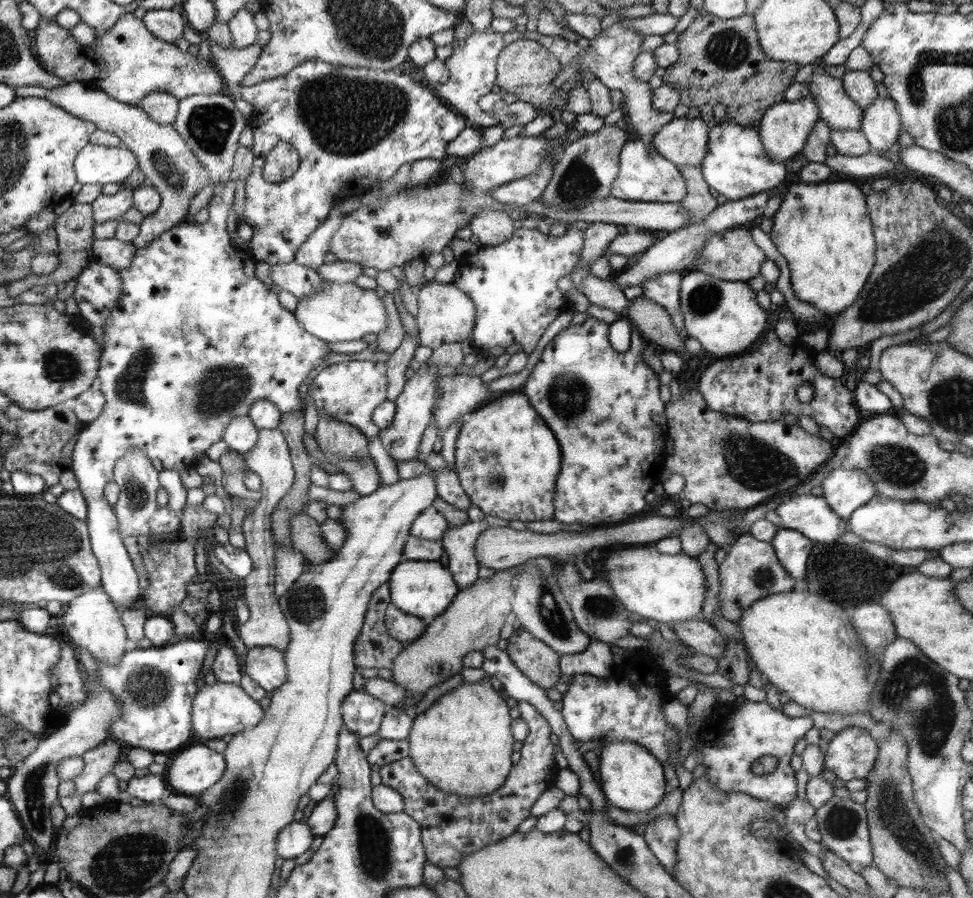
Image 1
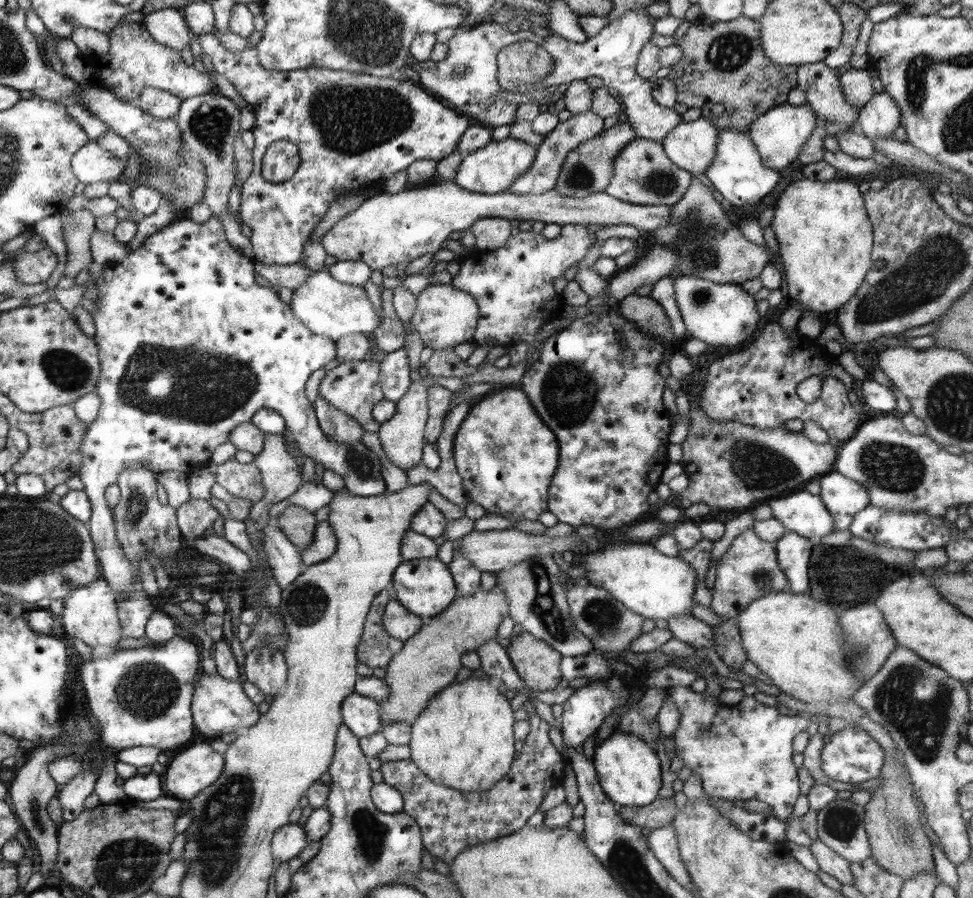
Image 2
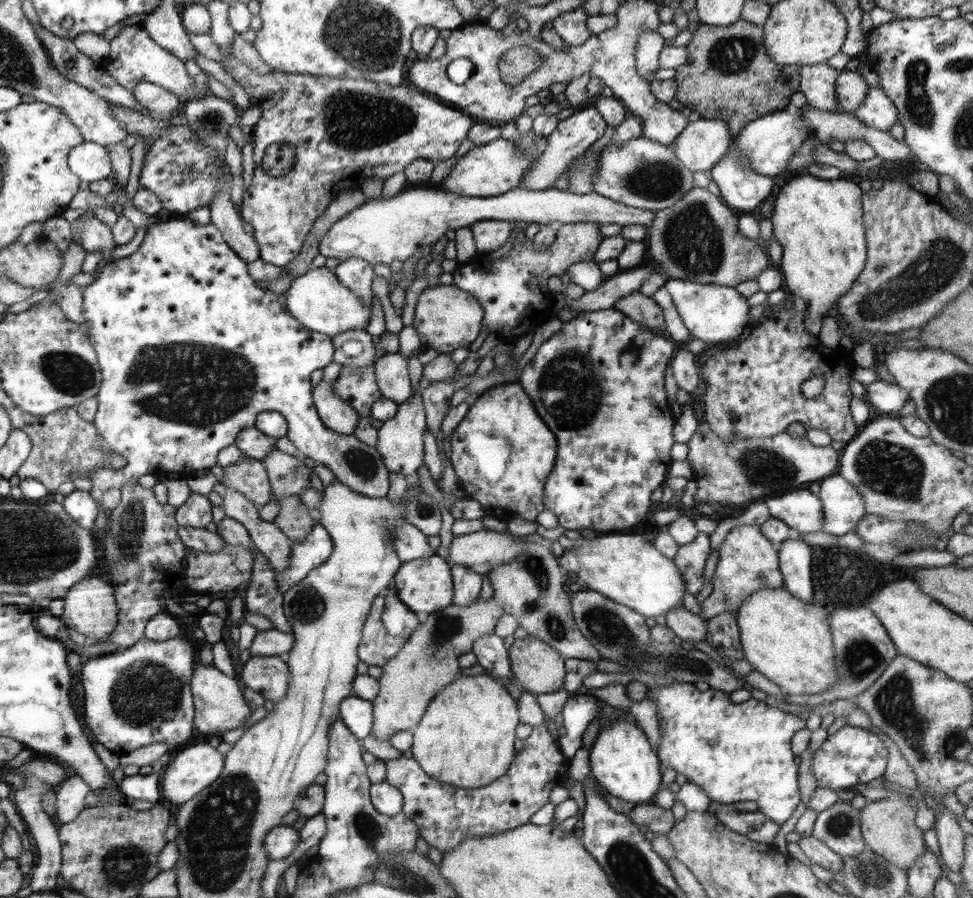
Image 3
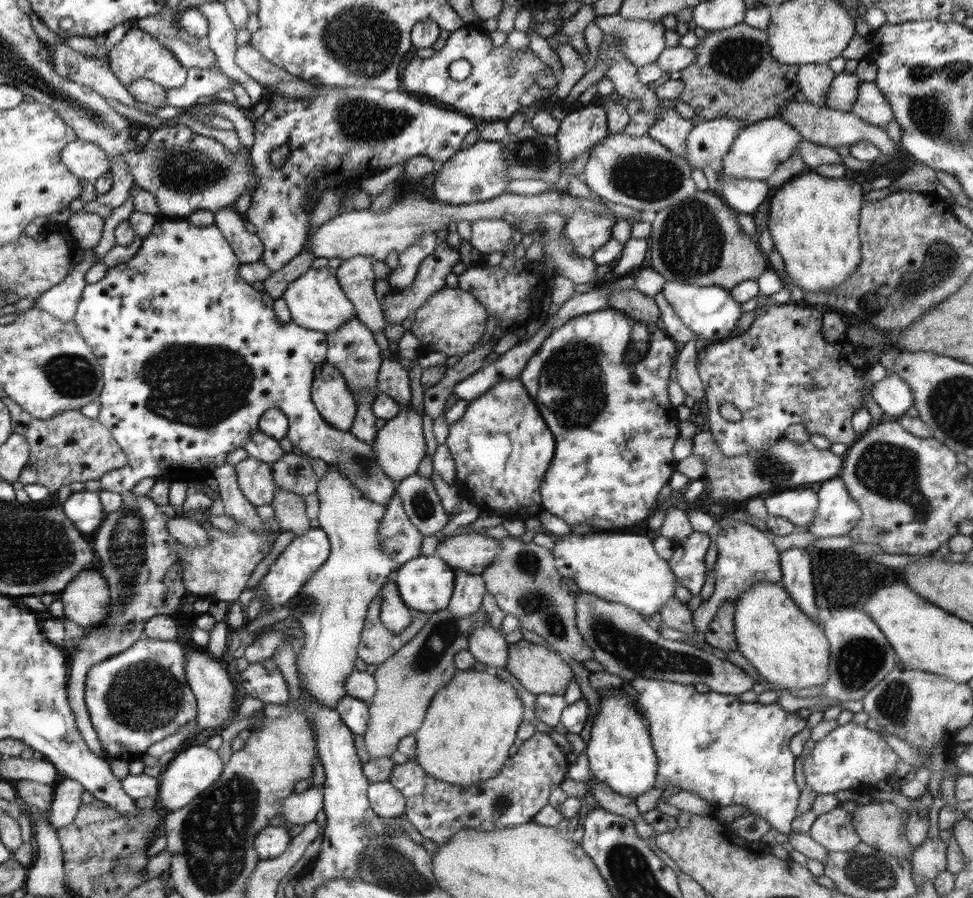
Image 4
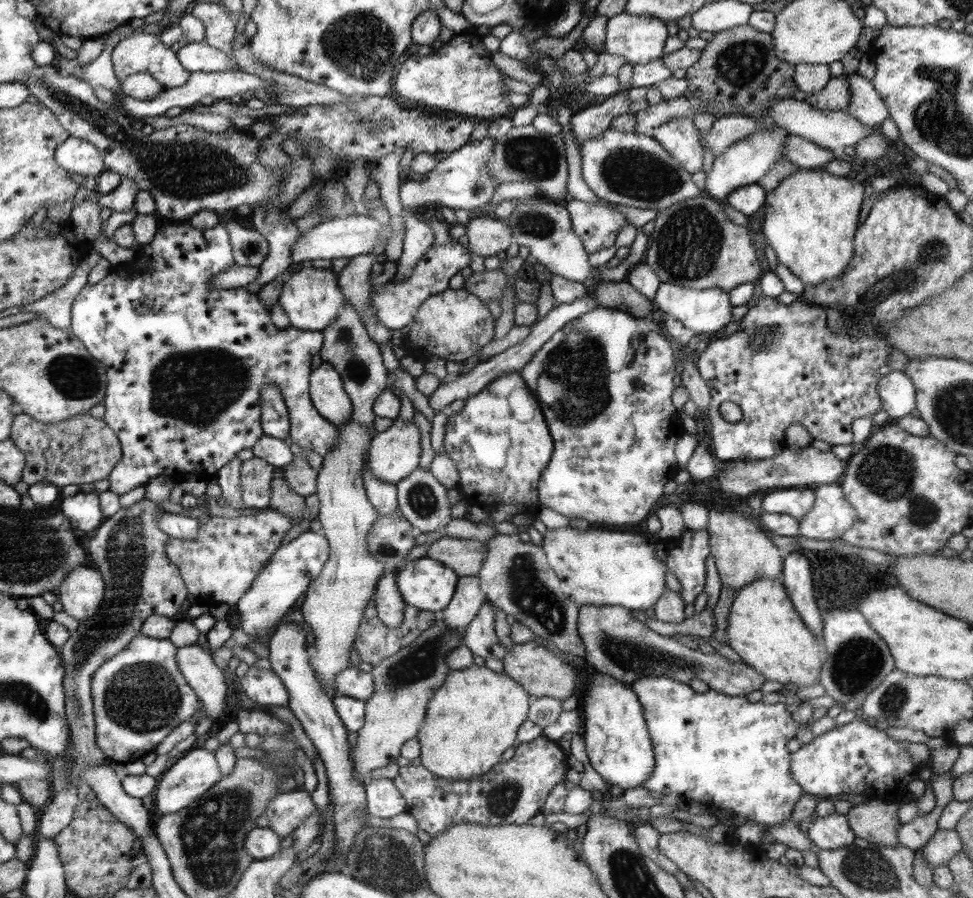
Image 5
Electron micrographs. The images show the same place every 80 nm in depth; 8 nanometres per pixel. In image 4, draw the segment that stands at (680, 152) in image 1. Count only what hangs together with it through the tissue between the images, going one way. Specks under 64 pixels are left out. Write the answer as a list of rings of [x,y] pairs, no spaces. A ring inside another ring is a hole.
[[[737,118],[701,119],[686,139],[685,158],[690,168],[703,169],[706,165],[719,163],[742,127]]]

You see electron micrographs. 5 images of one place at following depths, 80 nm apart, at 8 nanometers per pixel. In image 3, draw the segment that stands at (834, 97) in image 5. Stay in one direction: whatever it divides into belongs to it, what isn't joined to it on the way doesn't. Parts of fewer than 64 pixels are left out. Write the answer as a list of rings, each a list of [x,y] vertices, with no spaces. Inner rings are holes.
[[[842,70],[835,82],[835,93],[842,112],[854,113],[862,106],[870,87],[859,71]]]

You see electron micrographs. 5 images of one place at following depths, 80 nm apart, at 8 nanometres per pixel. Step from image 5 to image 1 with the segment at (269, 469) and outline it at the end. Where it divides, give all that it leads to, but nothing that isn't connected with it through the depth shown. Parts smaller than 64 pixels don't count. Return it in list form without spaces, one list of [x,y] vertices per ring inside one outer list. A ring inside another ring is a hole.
[[[230,449],[229,452],[222,454],[218,460],[223,470],[222,484],[225,491],[232,496],[239,498],[259,500],[261,498],[260,490],[254,491],[248,489],[245,483],[244,467],[246,462],[240,453]]]

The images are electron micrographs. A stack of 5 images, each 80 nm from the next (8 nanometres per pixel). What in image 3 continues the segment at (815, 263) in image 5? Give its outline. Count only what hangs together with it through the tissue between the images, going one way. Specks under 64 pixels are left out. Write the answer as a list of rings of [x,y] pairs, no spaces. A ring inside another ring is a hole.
[[[810,174],[794,176],[778,192],[774,200],[774,210],[770,216],[774,237],[782,246],[782,260],[779,263],[784,277],[785,287],[798,298],[803,298],[807,304],[806,332],[814,336],[820,334],[822,320],[827,312],[844,296],[854,282],[858,280],[867,261],[865,225],[862,212],[862,190],[849,177],[837,180],[823,180]]]

